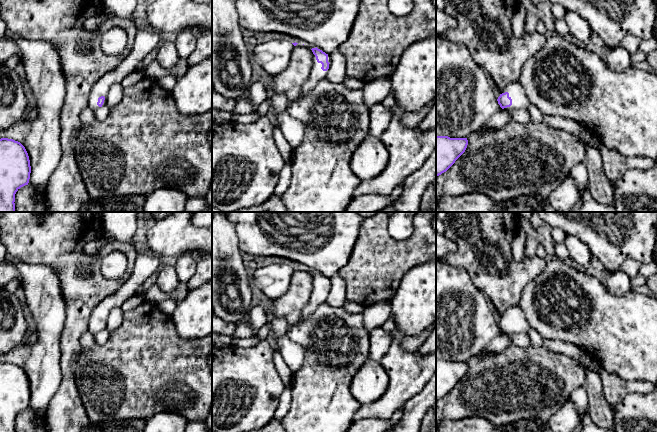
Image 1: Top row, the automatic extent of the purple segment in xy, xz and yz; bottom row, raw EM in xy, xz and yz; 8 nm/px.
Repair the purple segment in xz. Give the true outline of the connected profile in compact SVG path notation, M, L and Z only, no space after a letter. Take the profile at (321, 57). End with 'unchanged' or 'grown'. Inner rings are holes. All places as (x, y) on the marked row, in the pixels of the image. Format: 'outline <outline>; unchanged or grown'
outline M288 35L287 40L291 42L294 46L303 46L311 49L313 52L311 72L307 81L302 86L301 95L296 100L298 101L301 98L304 98L315 87L318 81L326 77L331 65L331 56L318 49L317 46L300 38Z; grown

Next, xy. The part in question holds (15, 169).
outline M0 139L0 212L15 212L15 194L28 185L31 166L25 147L18 141Z; unchanged

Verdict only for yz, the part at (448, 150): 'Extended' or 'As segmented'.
As segmented

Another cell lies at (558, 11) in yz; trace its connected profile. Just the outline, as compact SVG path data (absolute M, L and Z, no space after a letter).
M551 3L550 6L551 6L551 11L555 18L564 19L566 10L561 5L556 3Z

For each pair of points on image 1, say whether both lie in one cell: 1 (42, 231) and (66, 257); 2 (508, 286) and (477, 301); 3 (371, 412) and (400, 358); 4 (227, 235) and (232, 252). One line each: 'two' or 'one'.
1: one
2: two
3: one
4: one

